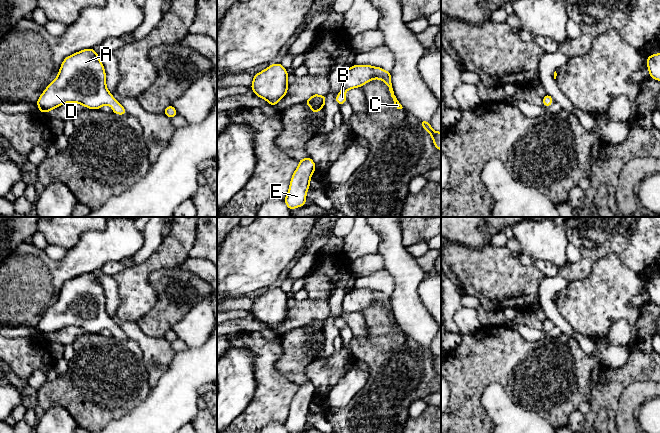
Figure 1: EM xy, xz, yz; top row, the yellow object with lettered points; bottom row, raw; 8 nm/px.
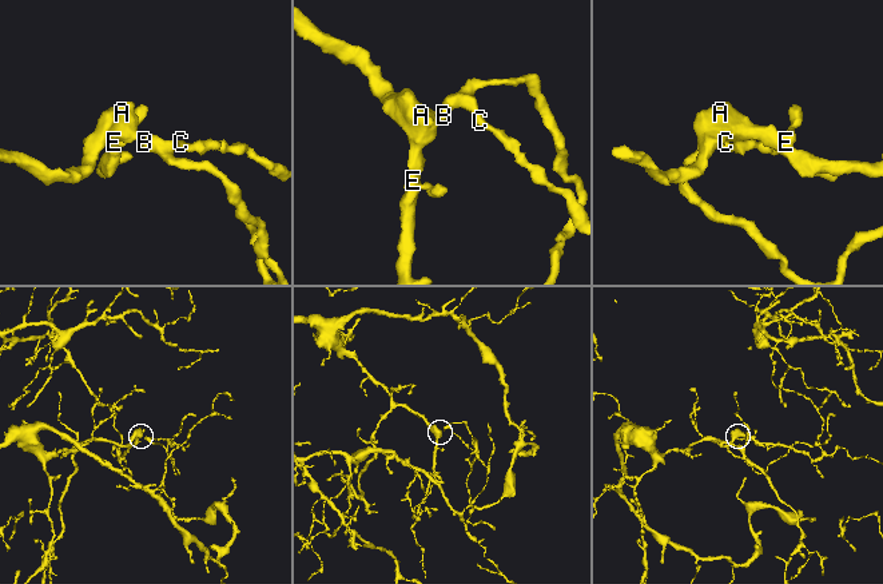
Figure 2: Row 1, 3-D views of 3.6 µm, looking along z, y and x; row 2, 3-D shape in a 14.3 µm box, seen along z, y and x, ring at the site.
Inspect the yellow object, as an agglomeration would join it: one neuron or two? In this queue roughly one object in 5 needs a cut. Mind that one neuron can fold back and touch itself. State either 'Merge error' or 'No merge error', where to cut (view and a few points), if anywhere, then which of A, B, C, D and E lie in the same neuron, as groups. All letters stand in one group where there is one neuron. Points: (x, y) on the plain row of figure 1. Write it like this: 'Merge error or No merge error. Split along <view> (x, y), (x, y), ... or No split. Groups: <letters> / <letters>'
No merge error. No split. Groups: A B C D E

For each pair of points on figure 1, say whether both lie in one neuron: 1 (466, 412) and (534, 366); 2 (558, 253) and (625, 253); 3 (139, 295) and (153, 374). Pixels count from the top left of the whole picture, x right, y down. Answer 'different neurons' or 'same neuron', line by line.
1: same neuron
2: different neurons
3: different neurons

